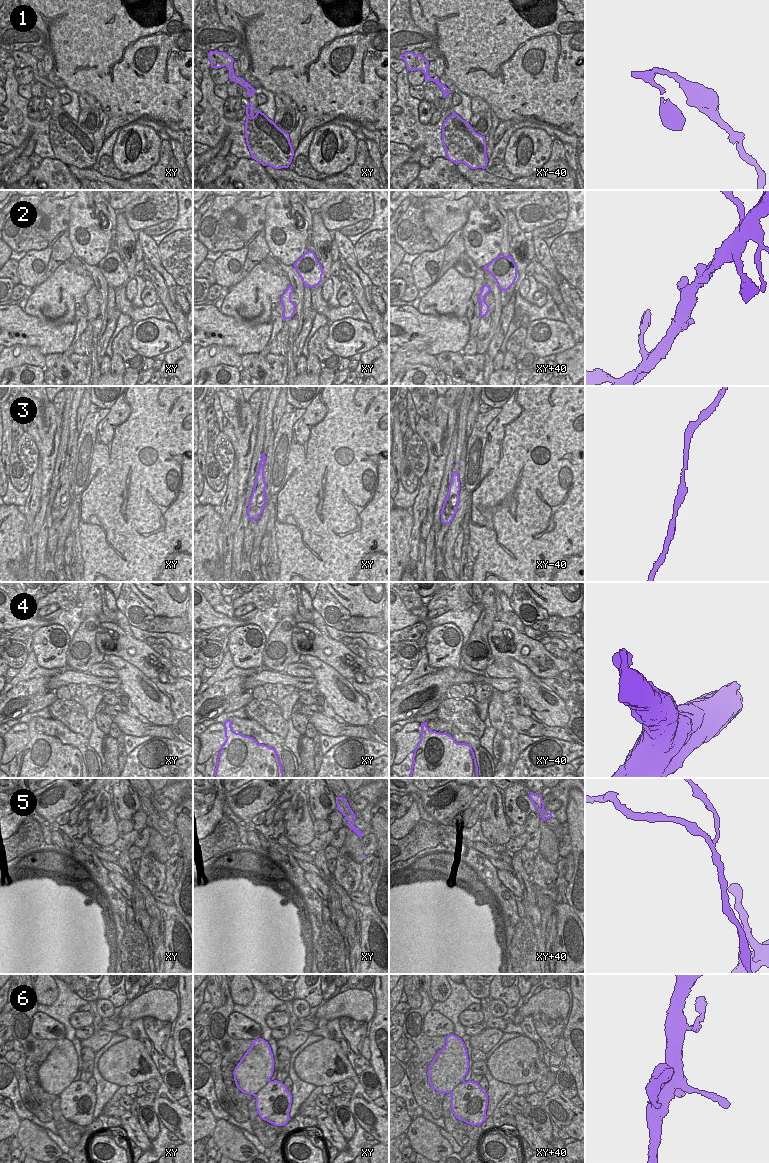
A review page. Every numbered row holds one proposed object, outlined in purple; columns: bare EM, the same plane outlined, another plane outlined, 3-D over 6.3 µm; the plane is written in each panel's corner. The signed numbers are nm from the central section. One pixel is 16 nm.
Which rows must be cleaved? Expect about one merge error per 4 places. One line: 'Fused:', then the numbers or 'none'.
Fused: 3, 5

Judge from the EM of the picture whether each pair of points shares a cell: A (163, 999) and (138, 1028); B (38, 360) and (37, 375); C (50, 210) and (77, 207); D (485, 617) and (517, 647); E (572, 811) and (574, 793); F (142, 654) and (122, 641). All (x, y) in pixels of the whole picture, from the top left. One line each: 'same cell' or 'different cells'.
A: different cells
B: different cells
C: different cells
D: different cells
E: same cell
F: same cell

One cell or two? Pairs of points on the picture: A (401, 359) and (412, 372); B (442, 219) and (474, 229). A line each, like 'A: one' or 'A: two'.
A: two
B: two

